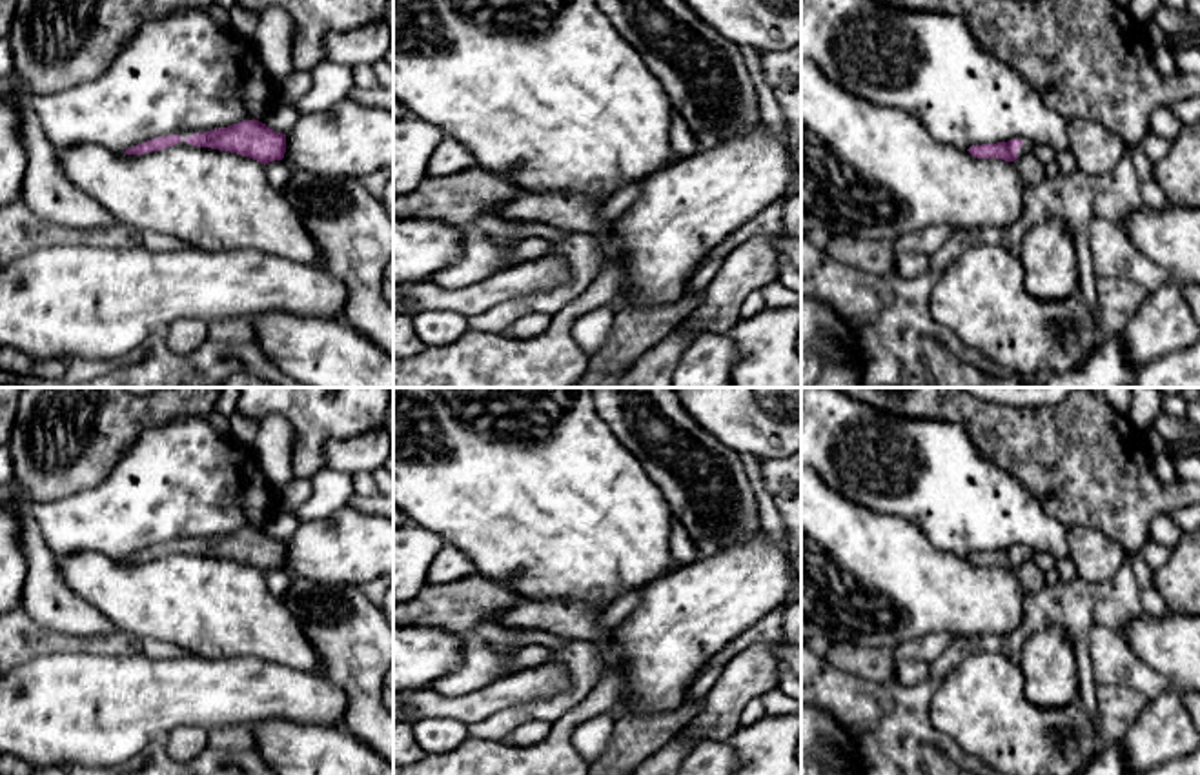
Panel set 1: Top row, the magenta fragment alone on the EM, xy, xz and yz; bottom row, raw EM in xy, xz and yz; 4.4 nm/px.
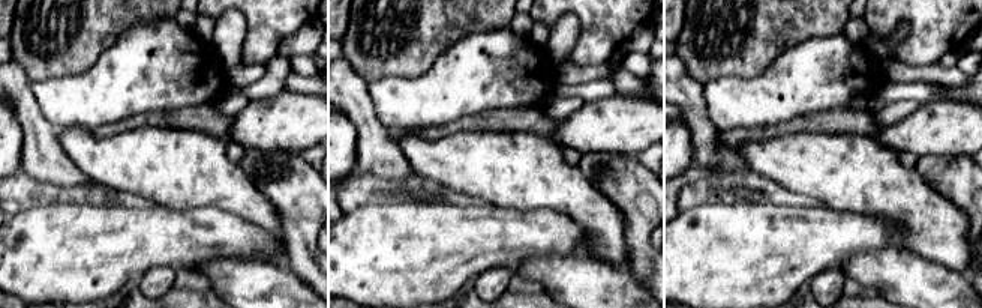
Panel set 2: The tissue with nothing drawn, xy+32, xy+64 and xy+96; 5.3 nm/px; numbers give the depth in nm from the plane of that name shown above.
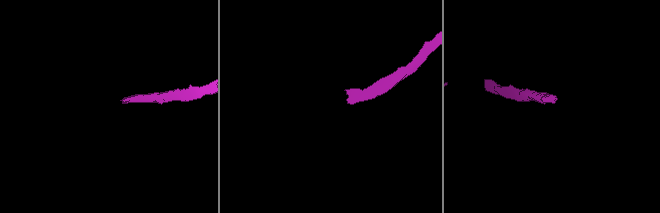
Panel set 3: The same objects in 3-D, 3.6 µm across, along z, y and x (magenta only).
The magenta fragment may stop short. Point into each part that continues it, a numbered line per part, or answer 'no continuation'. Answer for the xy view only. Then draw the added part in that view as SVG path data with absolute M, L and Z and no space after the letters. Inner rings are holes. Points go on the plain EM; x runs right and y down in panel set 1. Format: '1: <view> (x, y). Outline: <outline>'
no continuation

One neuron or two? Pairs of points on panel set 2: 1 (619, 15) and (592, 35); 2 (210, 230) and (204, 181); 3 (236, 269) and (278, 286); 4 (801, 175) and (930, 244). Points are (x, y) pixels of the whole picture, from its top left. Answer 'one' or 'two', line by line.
1: one
2: two
3: one
4: one

